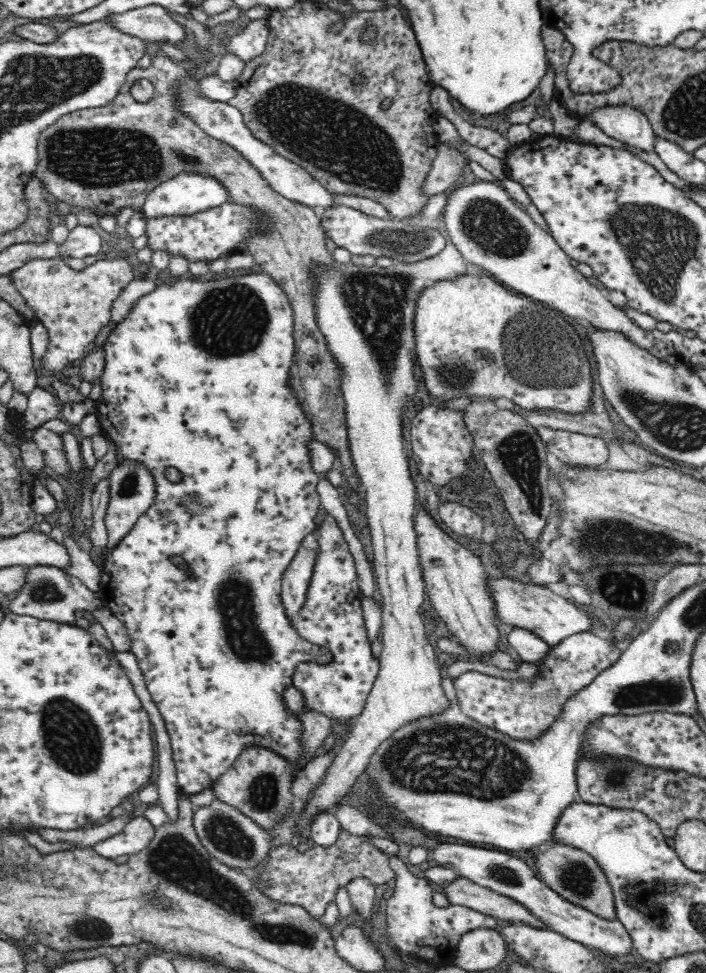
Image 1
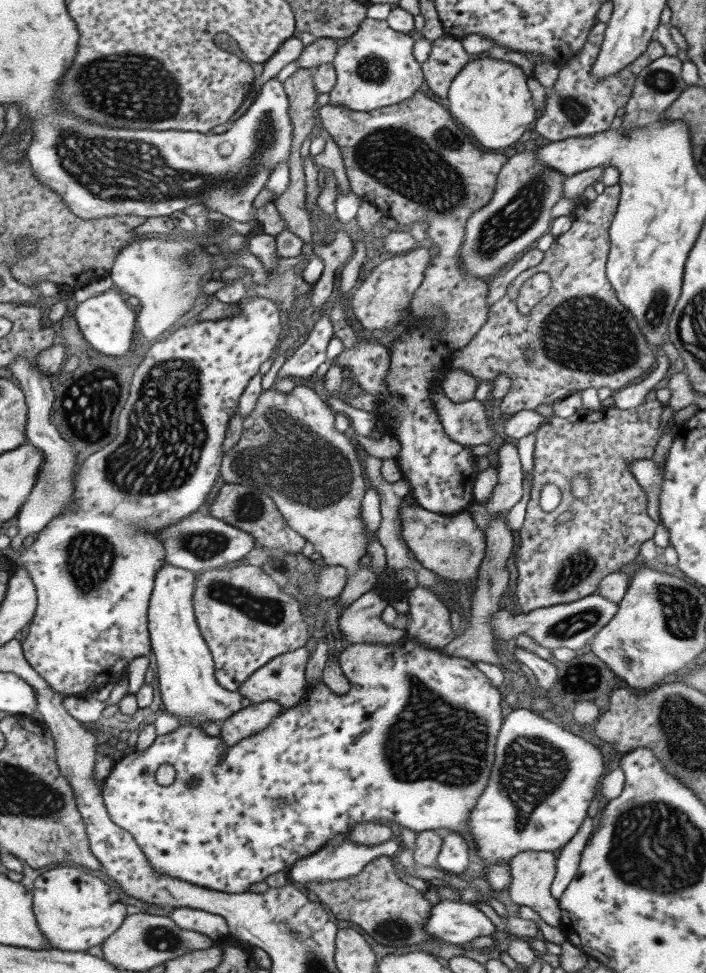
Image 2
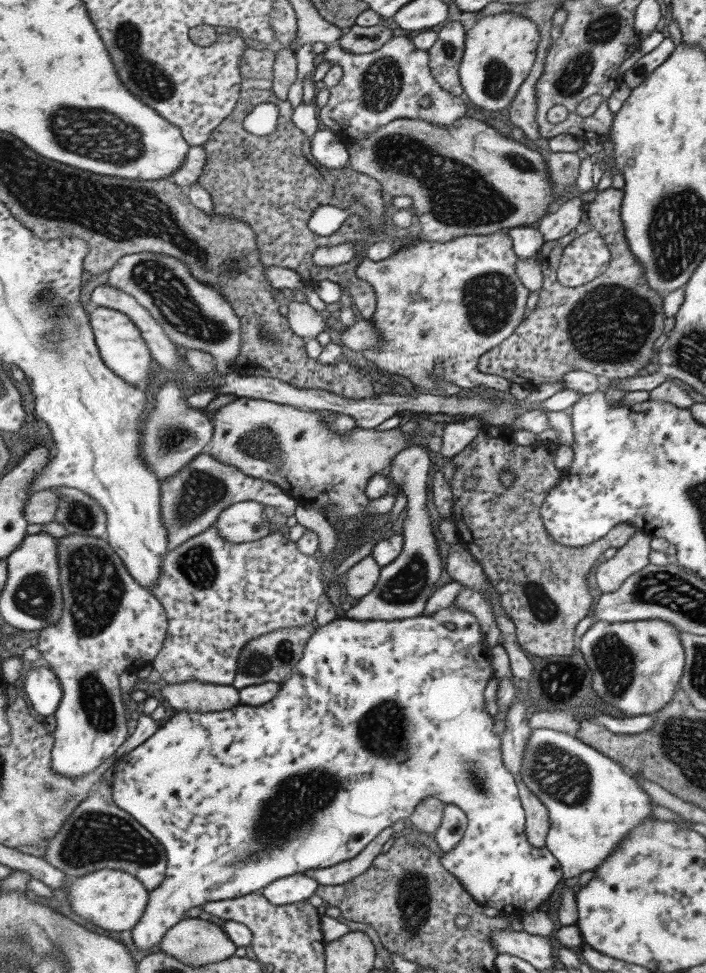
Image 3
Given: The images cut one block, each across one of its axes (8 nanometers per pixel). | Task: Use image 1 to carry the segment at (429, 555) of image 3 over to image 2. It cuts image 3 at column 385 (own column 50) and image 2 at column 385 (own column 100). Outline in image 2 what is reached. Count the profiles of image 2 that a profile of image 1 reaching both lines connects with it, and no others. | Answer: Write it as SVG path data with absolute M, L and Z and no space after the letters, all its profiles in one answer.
M375 588L365 592L365 594L362 594L359 598L351 602L350 605L347 605L347 608L342 610L338 618L338 630L342 635L342 640L346 643L352 642L353 644L356 642L393 644L400 638L403 638L405 636L404 627L408 624L410 616L408 616L408 613L406 614L406 622L400 622L400 627L387 627L380 619L381 611L385 606L387 606L387 601Z

